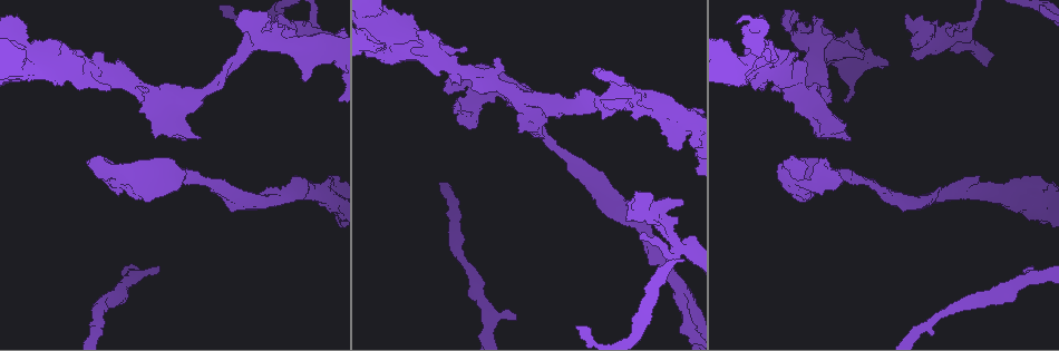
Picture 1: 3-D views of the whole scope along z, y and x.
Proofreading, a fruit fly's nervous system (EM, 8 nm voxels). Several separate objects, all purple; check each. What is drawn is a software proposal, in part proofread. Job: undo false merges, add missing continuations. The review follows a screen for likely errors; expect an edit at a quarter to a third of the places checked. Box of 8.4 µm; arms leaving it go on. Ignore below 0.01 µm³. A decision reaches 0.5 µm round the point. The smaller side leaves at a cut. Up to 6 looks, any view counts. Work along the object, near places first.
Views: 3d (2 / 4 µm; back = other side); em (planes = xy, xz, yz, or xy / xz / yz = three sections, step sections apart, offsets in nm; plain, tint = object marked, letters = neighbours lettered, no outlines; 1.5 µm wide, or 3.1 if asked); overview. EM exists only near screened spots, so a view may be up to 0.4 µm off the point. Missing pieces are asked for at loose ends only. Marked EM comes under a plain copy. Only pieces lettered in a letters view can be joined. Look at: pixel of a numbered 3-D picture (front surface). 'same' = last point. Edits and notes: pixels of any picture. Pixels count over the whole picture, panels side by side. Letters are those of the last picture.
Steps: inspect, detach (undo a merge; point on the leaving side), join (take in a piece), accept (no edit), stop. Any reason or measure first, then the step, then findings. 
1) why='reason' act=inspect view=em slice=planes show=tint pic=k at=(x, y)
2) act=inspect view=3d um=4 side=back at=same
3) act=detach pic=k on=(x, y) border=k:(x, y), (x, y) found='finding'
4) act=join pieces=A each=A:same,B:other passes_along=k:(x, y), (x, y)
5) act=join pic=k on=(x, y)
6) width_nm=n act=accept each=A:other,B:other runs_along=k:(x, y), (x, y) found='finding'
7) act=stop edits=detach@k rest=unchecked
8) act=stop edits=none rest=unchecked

why='arms part here' act=inspect view=em slice=planes show=tint pic=1 at=(575, 107)

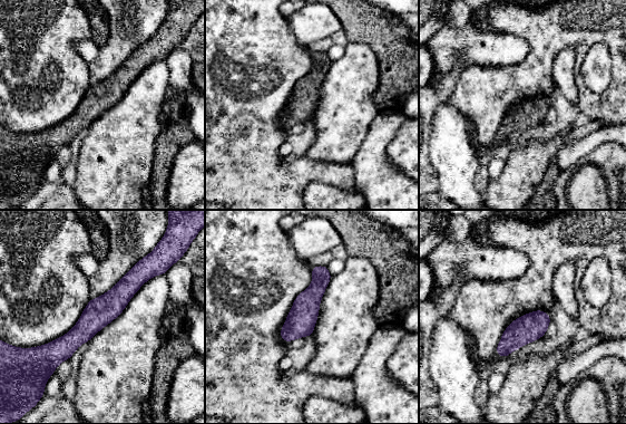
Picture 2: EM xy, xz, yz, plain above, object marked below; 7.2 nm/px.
why='what lies round it' act=inspect view=em slice=planes show=letters at=same

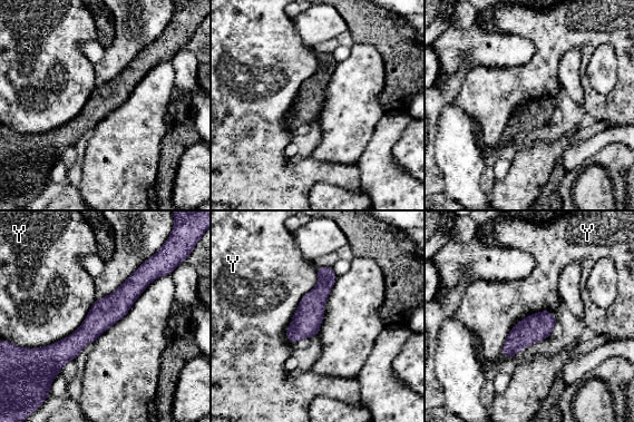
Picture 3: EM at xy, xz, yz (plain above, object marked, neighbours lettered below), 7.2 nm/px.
longest_contact=Y:550nm act=accept each=Y:other runs_along=3:(155, 273), (68, 349), (47, 350) found='continuous, no second neuron'

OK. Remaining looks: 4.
why='thick turns thin' act=inspect view=em slice=planes show=tint pic=1 at=(581, 169)

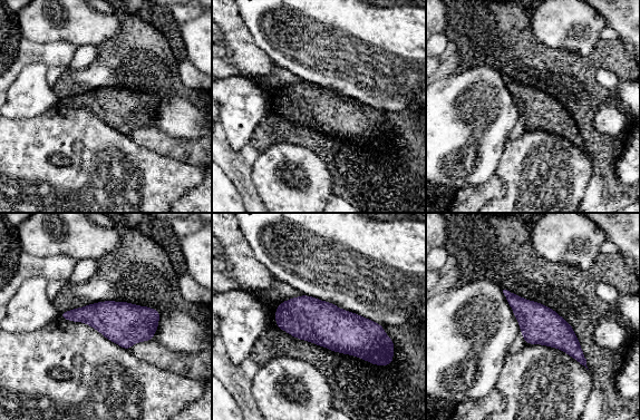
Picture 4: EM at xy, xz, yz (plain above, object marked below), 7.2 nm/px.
why='what lies round it' act=inspect view=em slice=planes show=letters at=same

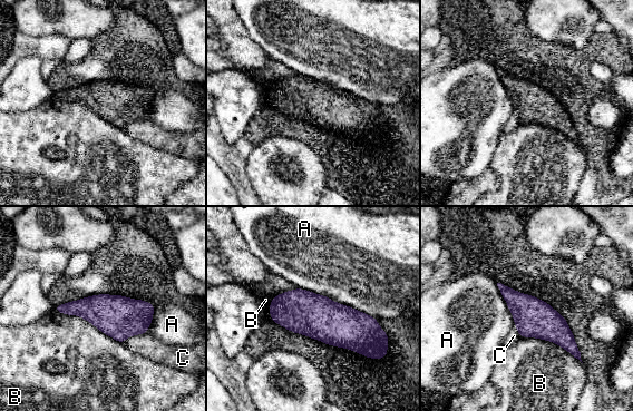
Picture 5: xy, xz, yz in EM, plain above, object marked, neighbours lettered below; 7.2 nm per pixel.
longest_contact=A:600nm act=accept each=A:other,B:other,C:other border=5:(54, 309), (79, 315), (123, 343) found='continuous, no second neuron'

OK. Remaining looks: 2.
why='abrupt turn' act=inspect view=em slice=planes show=letters pic=1 at=(794, 80)

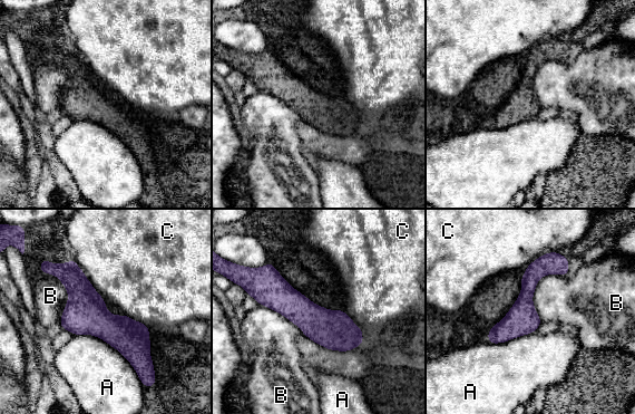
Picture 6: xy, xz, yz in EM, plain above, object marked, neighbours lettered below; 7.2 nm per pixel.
width_nm=280 act=accept each=A:other,B:other,C:other runs_along=6:(60, 269), (149, 367) found='continuous, no second neuron'

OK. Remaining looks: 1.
act=stop edits=none rest=unchecked

